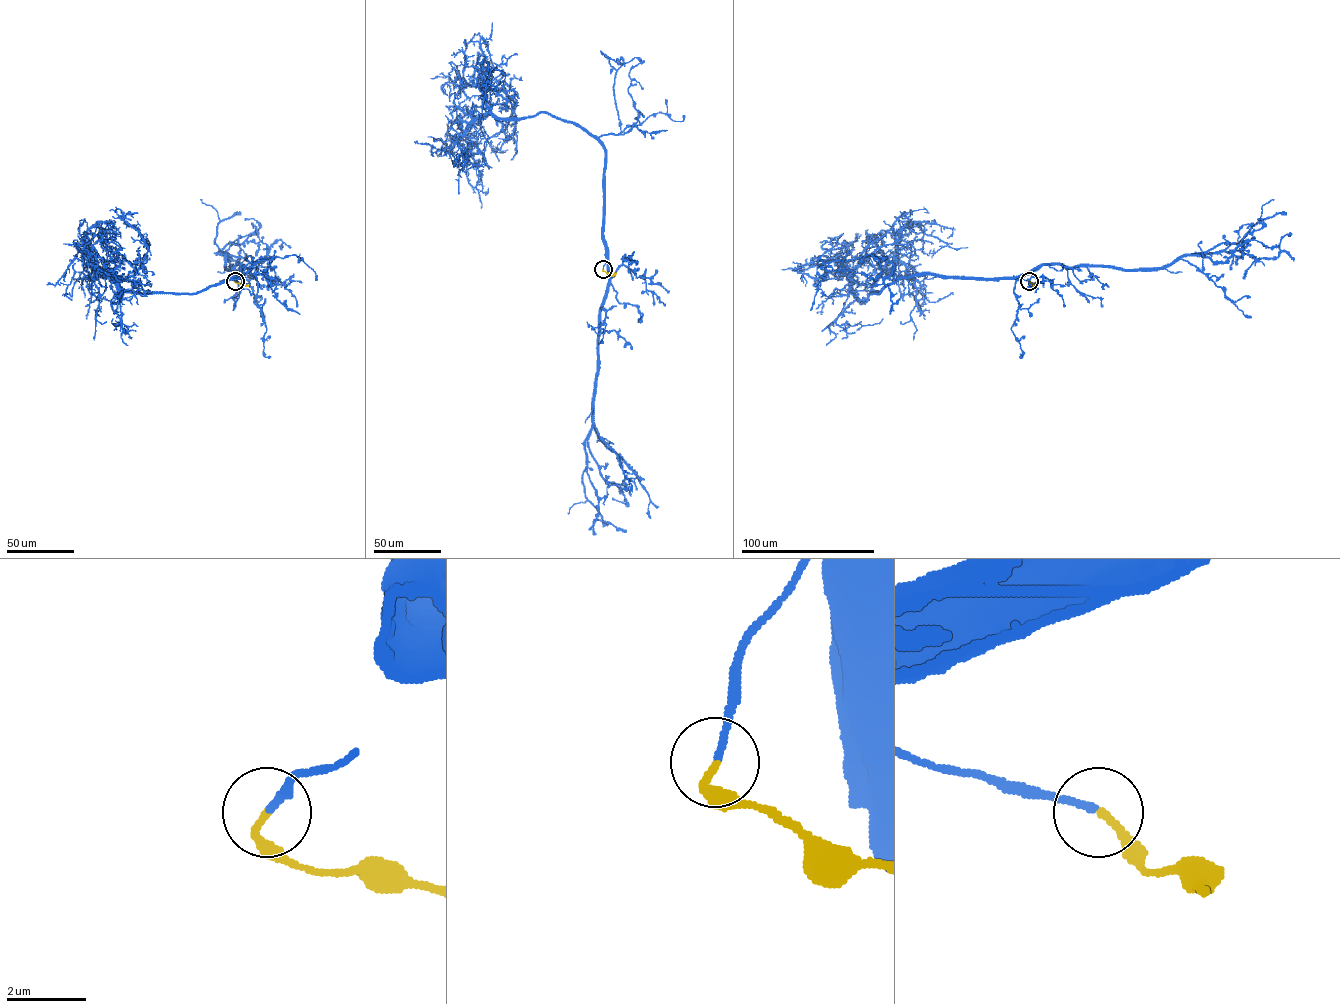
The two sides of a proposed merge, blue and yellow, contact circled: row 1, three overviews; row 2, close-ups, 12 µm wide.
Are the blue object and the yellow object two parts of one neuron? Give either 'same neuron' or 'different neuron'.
same neuron

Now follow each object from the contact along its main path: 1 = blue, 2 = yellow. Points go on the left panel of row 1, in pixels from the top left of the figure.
1: (235, 281), (192, 293), (124, 292), (118, 301), (120, 280), (147, 247), (121, 212)
2: (235, 281), (248, 285)

